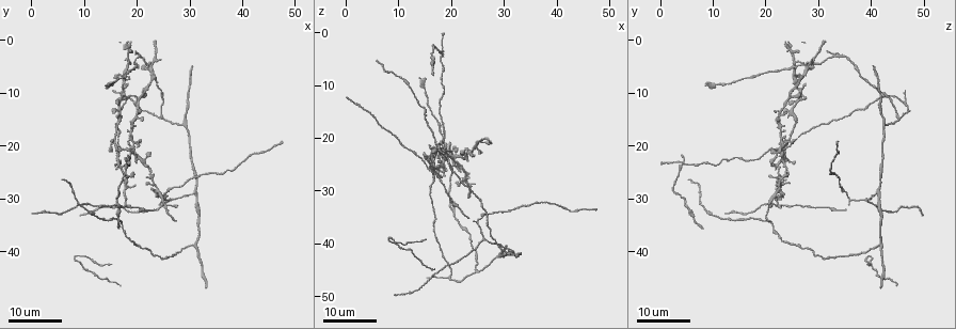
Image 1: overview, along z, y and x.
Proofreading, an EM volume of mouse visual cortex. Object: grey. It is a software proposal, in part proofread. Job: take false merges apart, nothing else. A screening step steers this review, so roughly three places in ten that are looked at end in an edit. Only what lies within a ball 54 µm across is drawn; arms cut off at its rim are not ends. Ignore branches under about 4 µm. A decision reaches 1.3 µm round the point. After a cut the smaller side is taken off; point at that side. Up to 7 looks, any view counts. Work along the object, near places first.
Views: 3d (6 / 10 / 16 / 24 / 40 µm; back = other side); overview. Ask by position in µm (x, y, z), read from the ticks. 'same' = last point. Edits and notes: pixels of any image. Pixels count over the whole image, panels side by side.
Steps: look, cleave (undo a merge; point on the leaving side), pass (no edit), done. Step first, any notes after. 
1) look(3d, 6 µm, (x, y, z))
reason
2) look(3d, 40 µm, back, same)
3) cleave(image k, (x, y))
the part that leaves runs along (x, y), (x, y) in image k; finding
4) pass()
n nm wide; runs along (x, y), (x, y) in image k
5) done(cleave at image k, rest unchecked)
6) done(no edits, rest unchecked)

look(3d, 24 µm, (31.5, 29.0, 41.0))
three-way junction

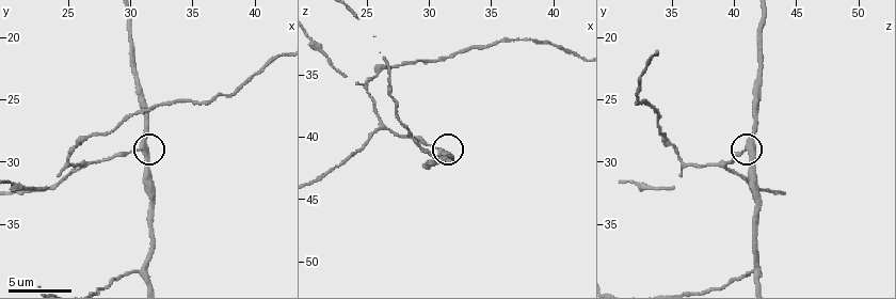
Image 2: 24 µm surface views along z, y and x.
look(3d, 6 µm, (31.0, 29.2, 41.0))

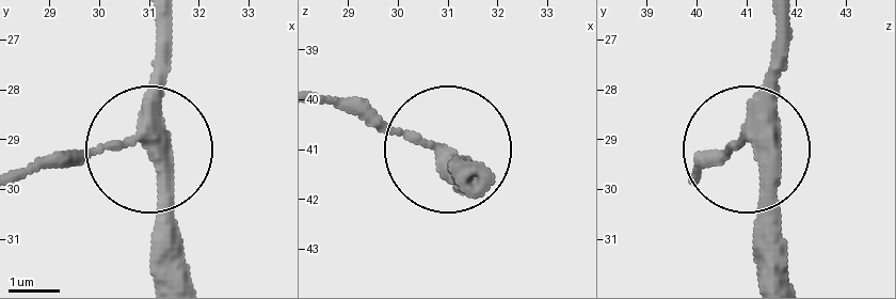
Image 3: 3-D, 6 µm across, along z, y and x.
look(3d, 6 µm, back, (30.85, 29.05, 41.15))

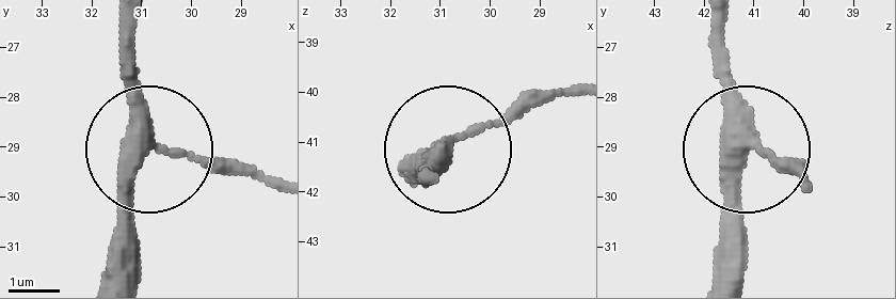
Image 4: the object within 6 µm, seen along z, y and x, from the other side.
pass()
3 arms; runs along (717, 28), (717, 92), (738, 139), (802, 169) in image 4; all the same neuron

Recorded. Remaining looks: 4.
look(3d, 16 µm, (24.0, 14.5, 45.0))
three arms meet

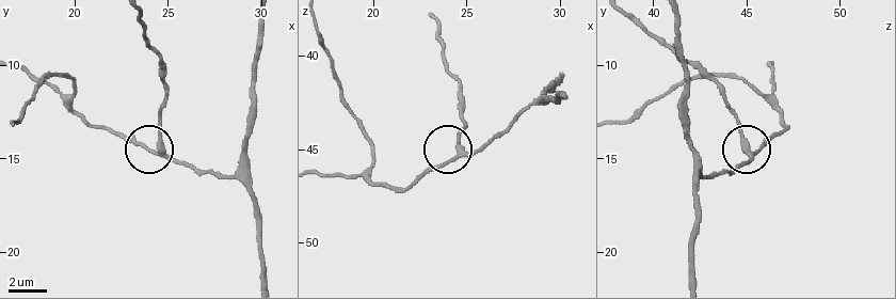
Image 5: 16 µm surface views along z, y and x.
look(3d, 10 µm, (24.7, 14.4, 44.9))

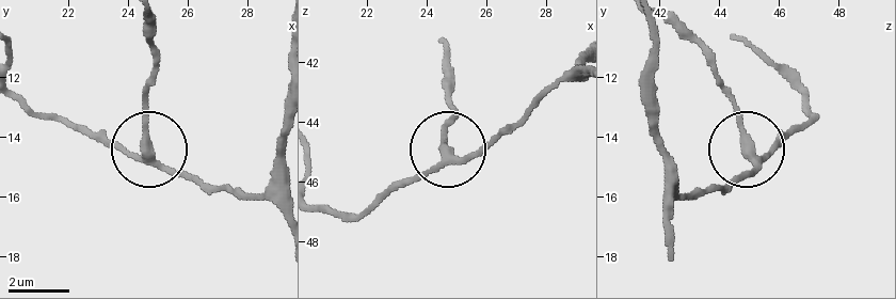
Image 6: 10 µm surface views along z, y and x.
pass()
side arm 49 µm; runs along (265, 201), (206, 190), (153, 155), (145, 140), (145, 81) in image 6; all the same neuron

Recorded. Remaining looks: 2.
look(3d, 24 µm, (28.5, 15.5, 42.0))

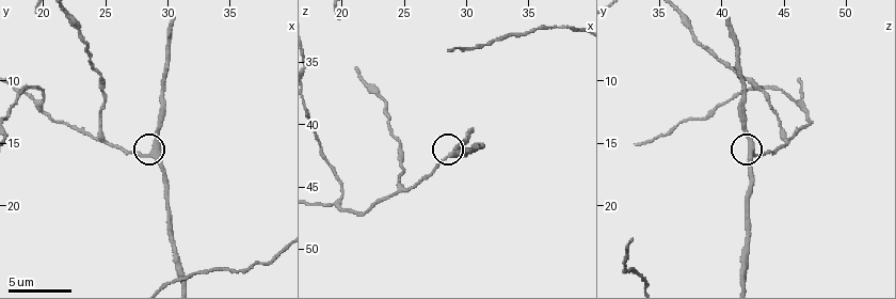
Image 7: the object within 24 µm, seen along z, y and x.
look(3d, 6 µm, (28.4, 15.8, 42.6))

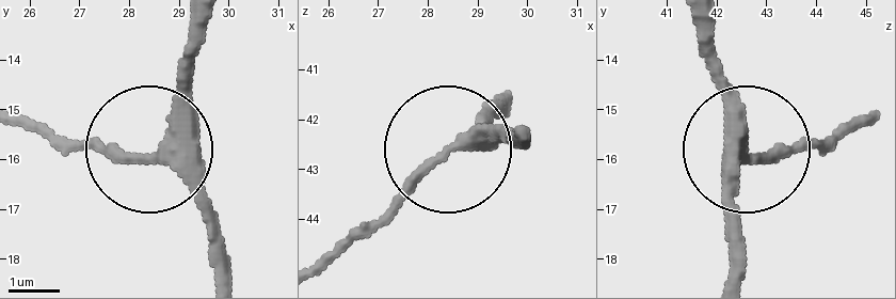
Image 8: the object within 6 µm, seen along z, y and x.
pass()
side arm 81 µm; runs along (158, 161), (52, 140) in image 8; continuous, no second neuron

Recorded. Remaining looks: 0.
done(no edits, rest unchecked)

